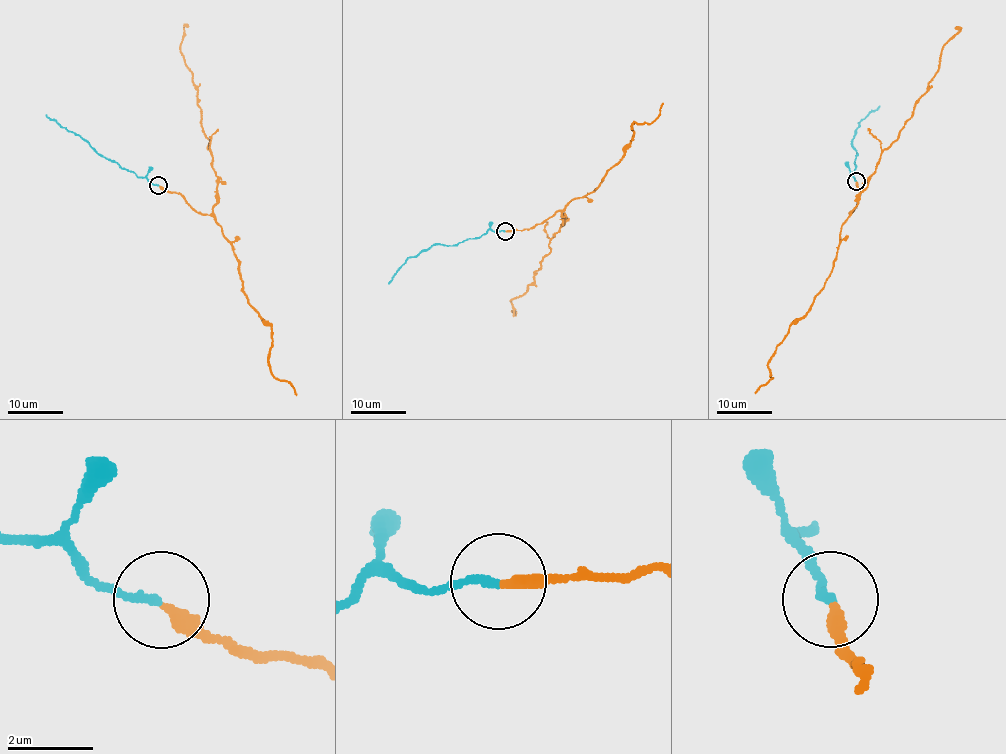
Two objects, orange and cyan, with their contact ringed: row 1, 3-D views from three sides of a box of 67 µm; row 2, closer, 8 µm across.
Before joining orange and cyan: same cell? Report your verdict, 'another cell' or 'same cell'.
same cell

